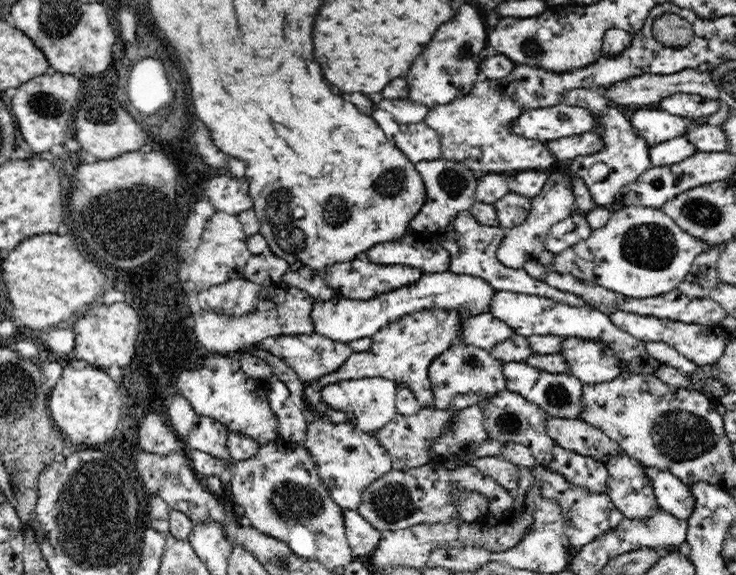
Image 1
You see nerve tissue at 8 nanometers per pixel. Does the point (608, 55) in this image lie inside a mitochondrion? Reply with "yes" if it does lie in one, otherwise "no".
no

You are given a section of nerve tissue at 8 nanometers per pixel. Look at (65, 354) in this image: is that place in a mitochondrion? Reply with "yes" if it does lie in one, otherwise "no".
no

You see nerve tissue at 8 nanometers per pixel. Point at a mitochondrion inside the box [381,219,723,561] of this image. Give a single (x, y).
(680, 435)

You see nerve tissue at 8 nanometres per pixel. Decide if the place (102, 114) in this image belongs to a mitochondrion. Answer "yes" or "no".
yes

